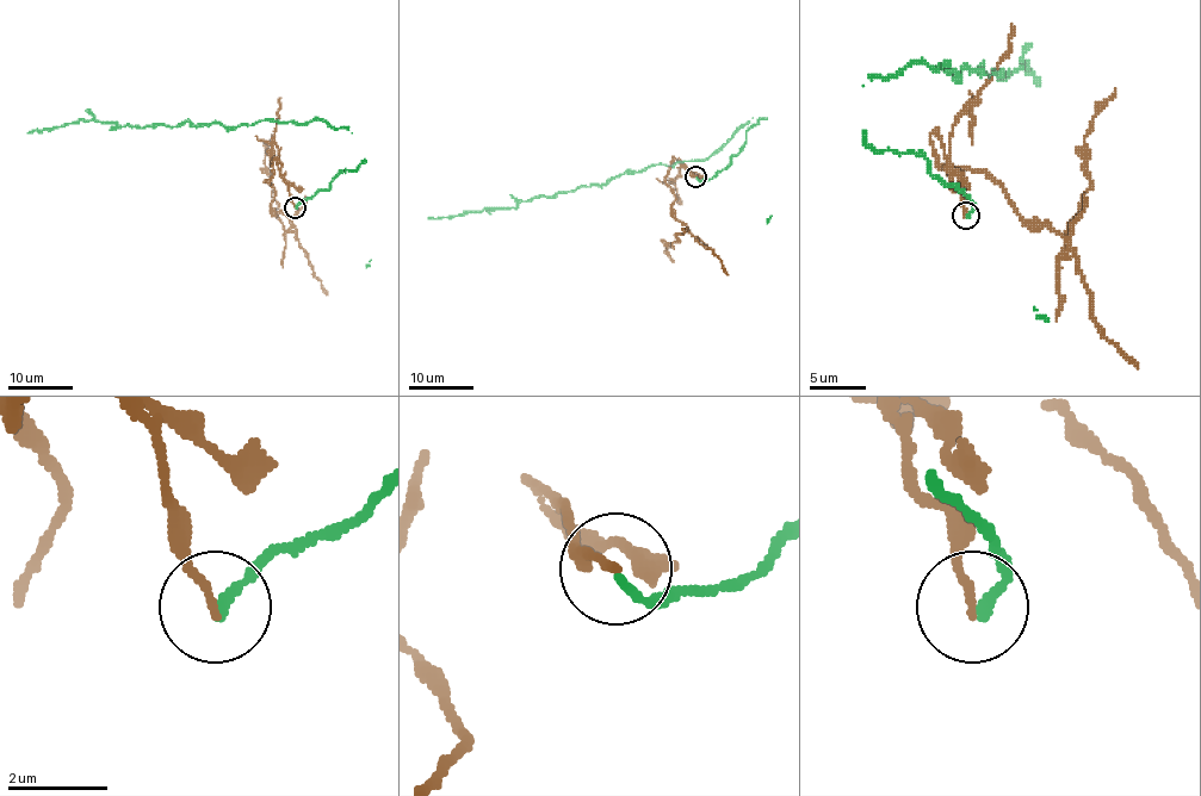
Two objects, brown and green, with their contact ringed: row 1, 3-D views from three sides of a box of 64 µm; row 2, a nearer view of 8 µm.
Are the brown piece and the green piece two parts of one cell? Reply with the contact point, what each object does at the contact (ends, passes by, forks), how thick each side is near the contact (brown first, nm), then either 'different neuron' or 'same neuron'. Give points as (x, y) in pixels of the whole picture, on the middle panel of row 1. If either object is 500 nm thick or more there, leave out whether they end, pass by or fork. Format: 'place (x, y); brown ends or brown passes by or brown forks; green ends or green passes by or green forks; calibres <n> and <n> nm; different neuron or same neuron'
place (695, 176); brown ends; green ends; calibres 150 and 190 nm; different neuron

